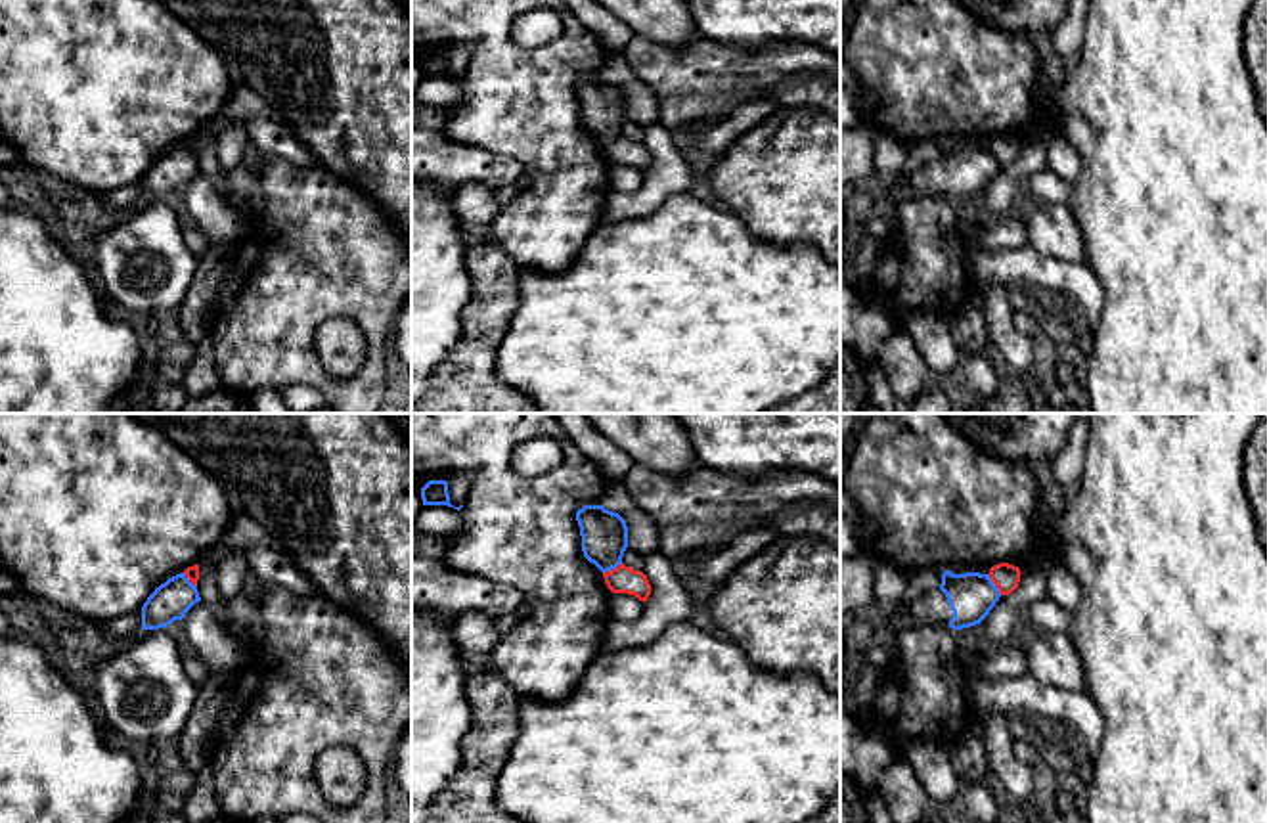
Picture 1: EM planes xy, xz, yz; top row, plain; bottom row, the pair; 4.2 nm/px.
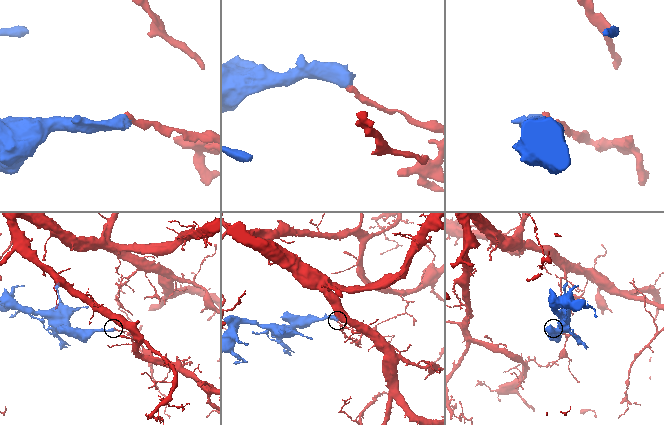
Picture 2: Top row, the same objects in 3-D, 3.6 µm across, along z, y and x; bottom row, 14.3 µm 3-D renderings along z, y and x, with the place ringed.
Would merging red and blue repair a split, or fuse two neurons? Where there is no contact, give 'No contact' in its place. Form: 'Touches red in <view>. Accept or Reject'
Touches red in yz. Reject

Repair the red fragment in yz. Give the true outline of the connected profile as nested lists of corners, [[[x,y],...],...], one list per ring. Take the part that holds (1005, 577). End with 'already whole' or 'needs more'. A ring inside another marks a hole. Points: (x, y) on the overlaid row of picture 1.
[[[999,563],[989,568],[989,578],[1001,595],[1009,595],[1018,588],[1020,574],[1020,568],[1009,563]]]; already whole

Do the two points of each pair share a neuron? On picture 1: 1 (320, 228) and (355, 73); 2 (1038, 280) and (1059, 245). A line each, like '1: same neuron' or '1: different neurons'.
1: different neurons
2: different neurons

